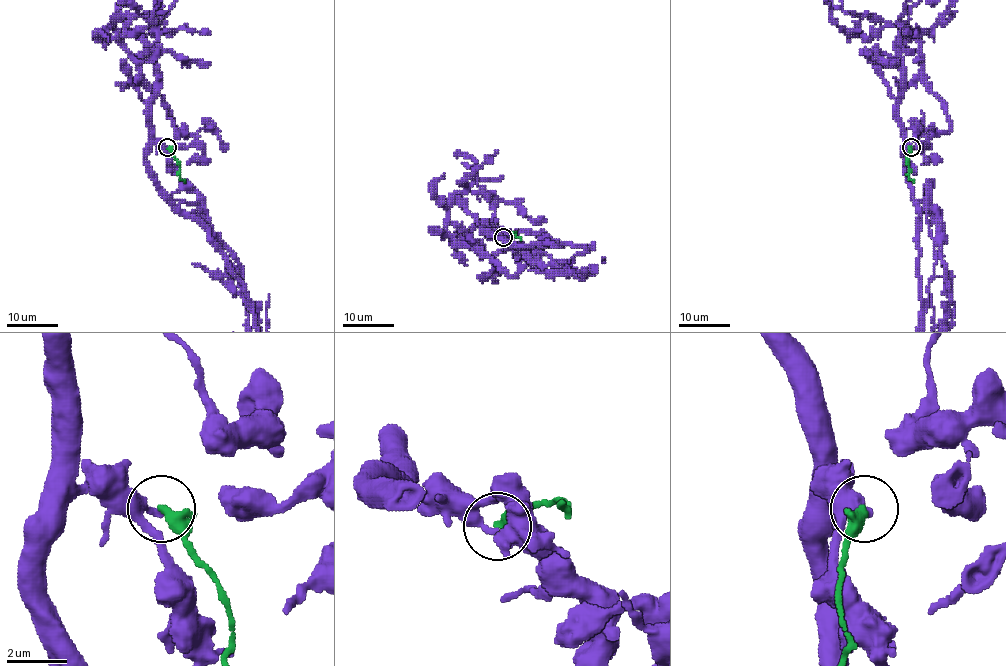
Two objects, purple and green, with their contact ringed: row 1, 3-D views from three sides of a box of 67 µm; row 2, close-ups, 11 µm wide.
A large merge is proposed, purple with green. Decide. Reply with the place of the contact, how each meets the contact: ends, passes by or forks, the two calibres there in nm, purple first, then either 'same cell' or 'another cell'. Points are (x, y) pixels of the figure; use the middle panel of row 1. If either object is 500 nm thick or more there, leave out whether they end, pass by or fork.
place (503, 237); purple ends; green passes by; calibres 360 and 320 nm; another cell

